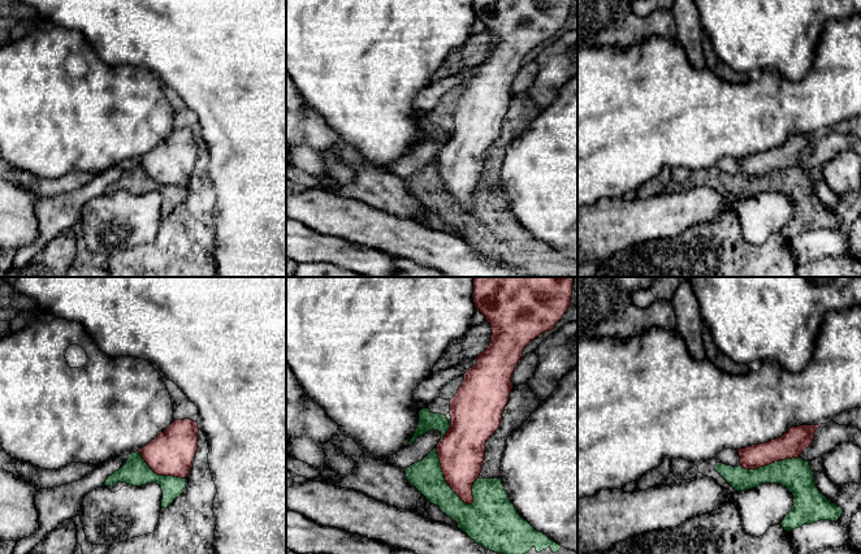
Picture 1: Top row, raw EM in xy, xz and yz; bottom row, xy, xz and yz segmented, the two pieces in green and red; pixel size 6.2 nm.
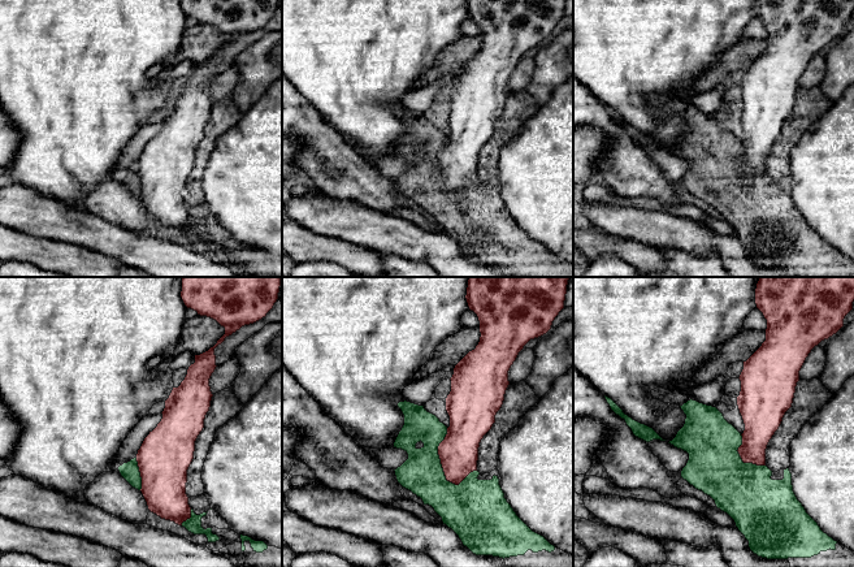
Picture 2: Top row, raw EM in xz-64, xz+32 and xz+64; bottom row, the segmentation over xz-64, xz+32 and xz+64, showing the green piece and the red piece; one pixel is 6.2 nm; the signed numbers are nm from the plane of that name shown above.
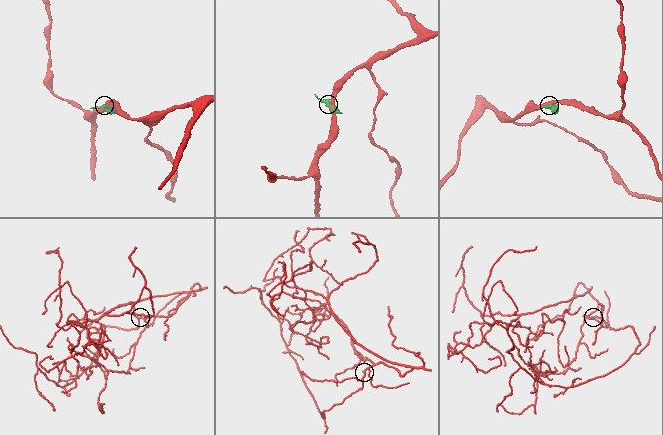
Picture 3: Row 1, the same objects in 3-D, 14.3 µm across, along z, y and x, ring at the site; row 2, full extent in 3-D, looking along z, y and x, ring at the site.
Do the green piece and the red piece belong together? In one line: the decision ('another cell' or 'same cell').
another cell

